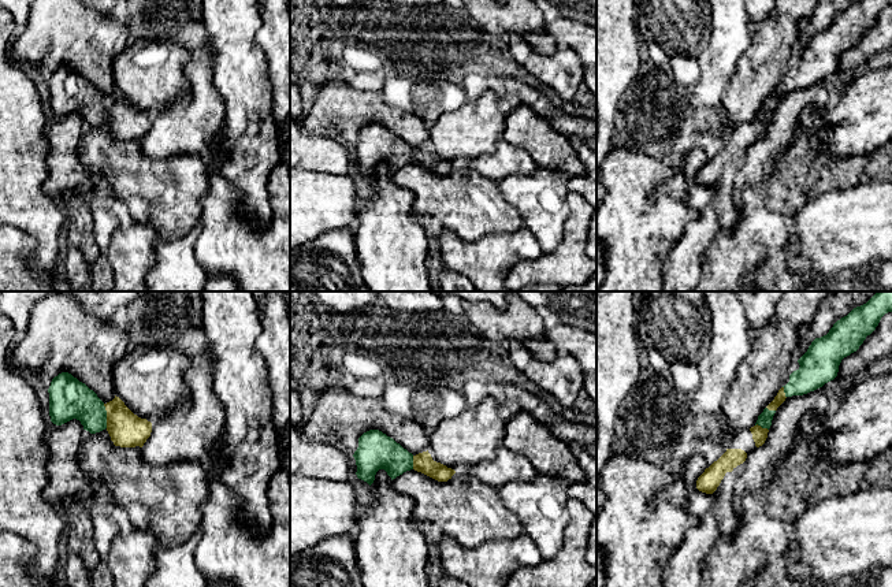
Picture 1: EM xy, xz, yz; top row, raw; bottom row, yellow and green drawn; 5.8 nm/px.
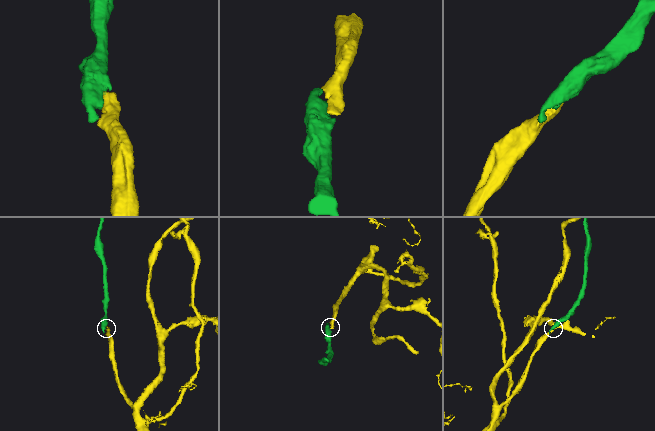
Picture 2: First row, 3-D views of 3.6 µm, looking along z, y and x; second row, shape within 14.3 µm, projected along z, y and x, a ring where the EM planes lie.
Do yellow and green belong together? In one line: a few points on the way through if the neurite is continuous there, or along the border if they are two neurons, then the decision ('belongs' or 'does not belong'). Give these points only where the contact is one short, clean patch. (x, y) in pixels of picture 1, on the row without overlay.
across xy (126, 123), (107, 110), (96, 110), (69, 92) | belongs

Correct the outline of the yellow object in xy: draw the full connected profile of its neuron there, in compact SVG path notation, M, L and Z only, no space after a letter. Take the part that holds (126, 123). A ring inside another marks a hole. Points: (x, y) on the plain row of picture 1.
M68 66L55 70L48 82L51 115L62 119L77 112L90 127L107 123L115 140L142 141L152 126L152 116L134 108L115 92L104 97L85 77Z

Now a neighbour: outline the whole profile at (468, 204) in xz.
M410 163L393 172L391 181L398 187L413 193L413 213L420 218L436 218L445 229L453 231L462 241L475 242L486 235L514 233L523 227L519 211L502 197L497 182L461 164L447 175L438 175Z

